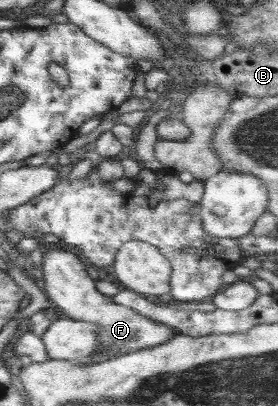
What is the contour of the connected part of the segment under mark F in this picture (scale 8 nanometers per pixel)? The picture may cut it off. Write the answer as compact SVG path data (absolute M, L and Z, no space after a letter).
M55 244L44 251L42 268L45 280L45 294L51 303L65 315L79 320L100 325L98 340L100 349L90 355L81 364L94 364L115 356L128 354L130 351L142 350L165 343L171 338L171 327L159 324L147 316L133 311L130 307L115 303L111 297L101 295L95 289L95 281L87 275L81 259L65 245Z

